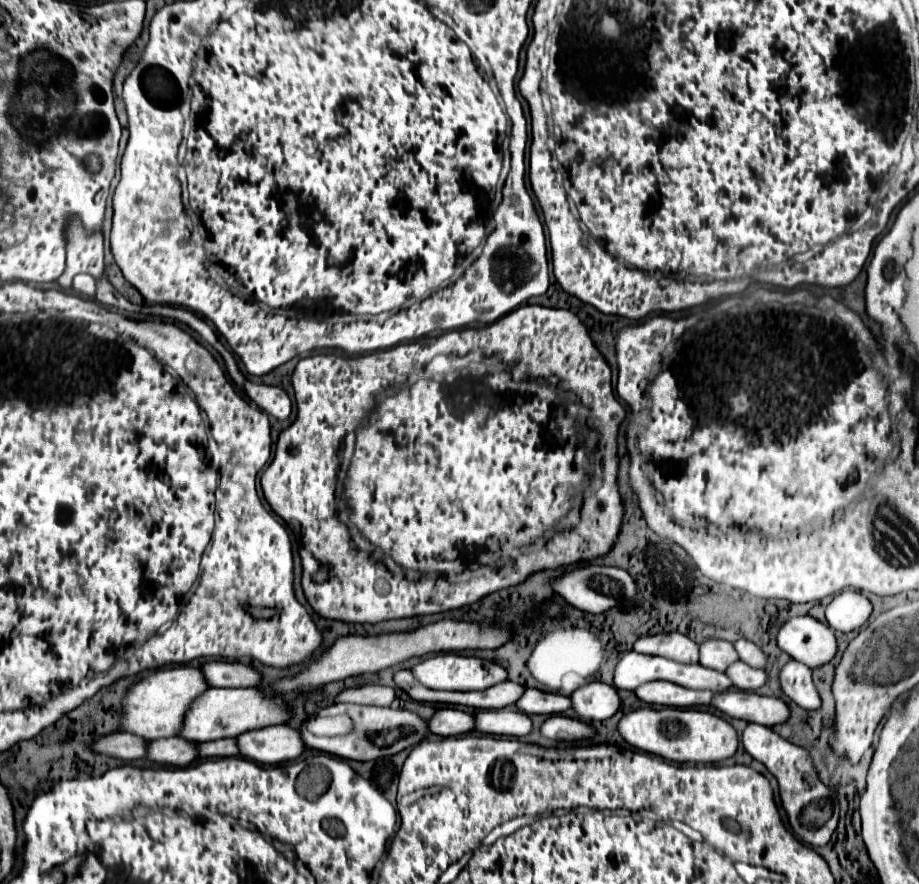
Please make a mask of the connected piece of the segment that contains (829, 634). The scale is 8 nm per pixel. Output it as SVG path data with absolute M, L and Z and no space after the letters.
M811 616L787 620L777 634L777 644L793 660L803 662L809 668L819 668L837 654L835 632Z

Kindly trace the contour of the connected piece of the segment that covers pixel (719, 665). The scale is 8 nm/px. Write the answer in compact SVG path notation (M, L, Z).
M707 640L701 644L701 664L711 668L711 670L719 670L725 672L733 662L739 660L739 654L735 652L735 646L727 640Z

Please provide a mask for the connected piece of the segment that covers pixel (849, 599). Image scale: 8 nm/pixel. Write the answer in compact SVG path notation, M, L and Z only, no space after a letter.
M843 590L827 606L825 616L833 630L853 632L853 630L859 630L869 620L871 612L873 612L873 606L867 596L855 590Z

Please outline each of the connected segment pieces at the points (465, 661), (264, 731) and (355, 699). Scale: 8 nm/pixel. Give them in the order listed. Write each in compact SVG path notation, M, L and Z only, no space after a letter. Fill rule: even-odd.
M453 652L431 656L423 662L419 662L417 666L413 666L411 672L415 674L415 678L421 684L425 684L427 688L433 688L433 690L487 690L487 688L507 680L507 672L503 666L489 662L489 660L481 660L477 656L459 656Z
M267 726L237 736L241 756L247 756L259 764L279 764L295 760L305 752L301 732L291 726Z
M361 686L361 688L349 688L343 690L335 702L351 702L351 704L373 704L373 706L391 706L395 700L395 690L389 686Z

